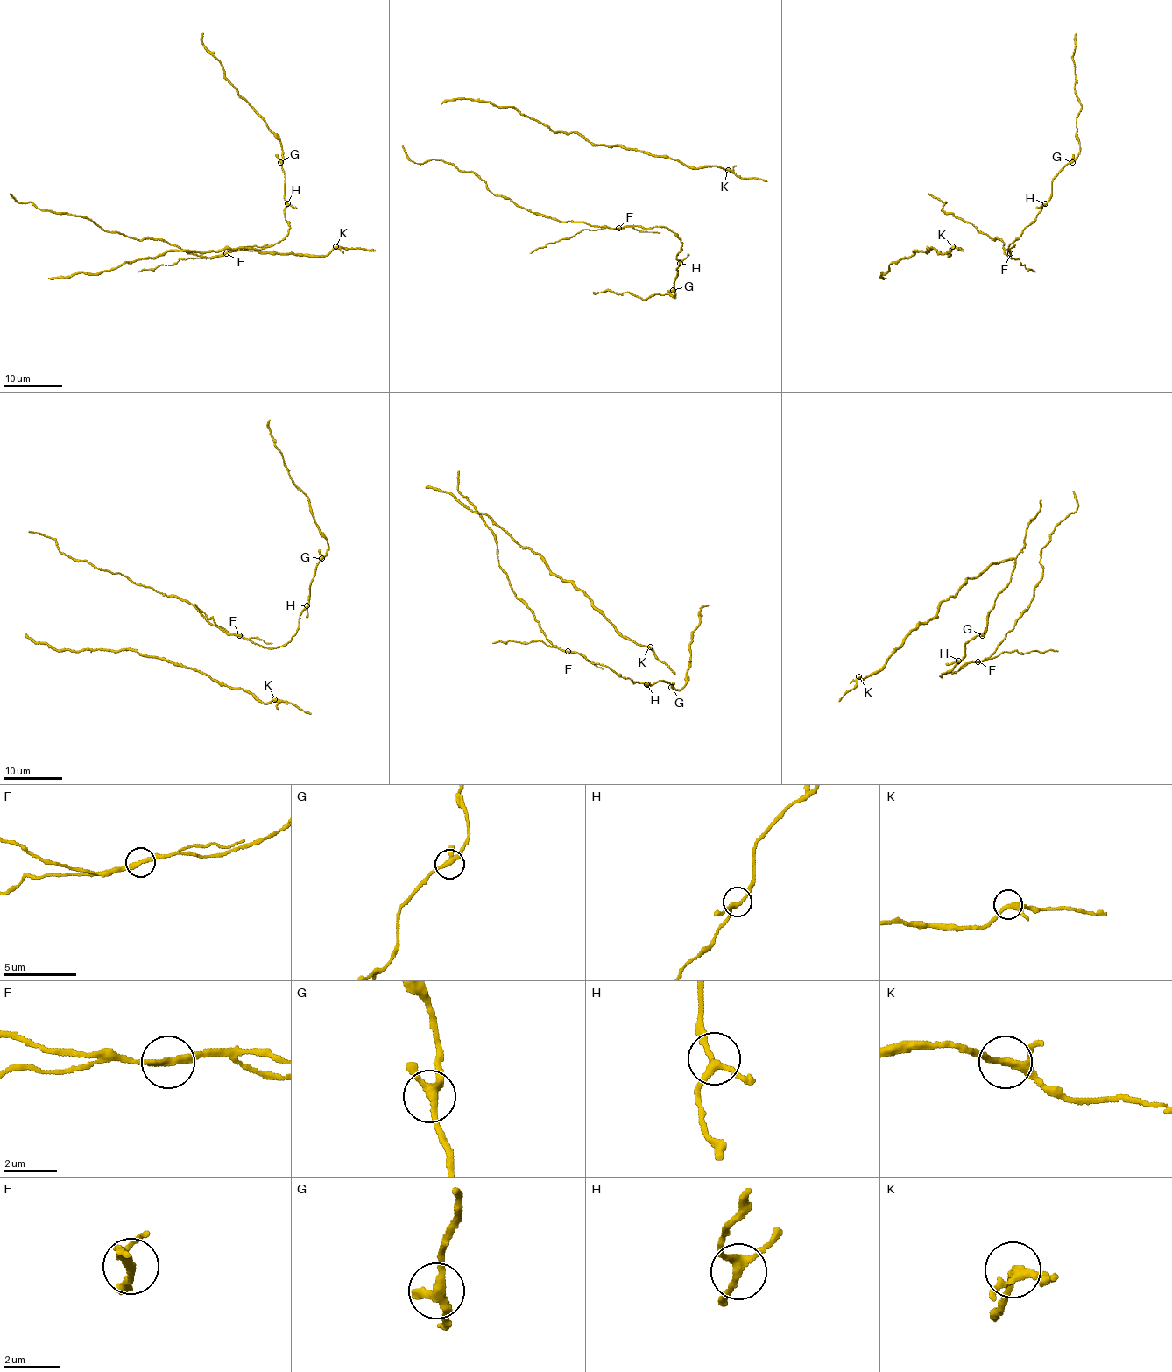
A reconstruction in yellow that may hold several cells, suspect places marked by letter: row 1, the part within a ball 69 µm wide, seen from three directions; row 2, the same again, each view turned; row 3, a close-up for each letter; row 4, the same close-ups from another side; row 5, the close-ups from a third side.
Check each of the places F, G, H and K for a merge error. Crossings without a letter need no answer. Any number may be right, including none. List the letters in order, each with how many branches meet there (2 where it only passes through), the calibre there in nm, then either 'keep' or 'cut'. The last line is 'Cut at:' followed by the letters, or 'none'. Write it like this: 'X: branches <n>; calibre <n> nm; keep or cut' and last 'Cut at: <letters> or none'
F: branches 2; calibre 240 nm; cut
G: branches 3; calibre 280 nm; keep
H: branches 3; calibre 240 nm; keep
K: branches 3; calibre 240 nm; keep
Cut at: F

